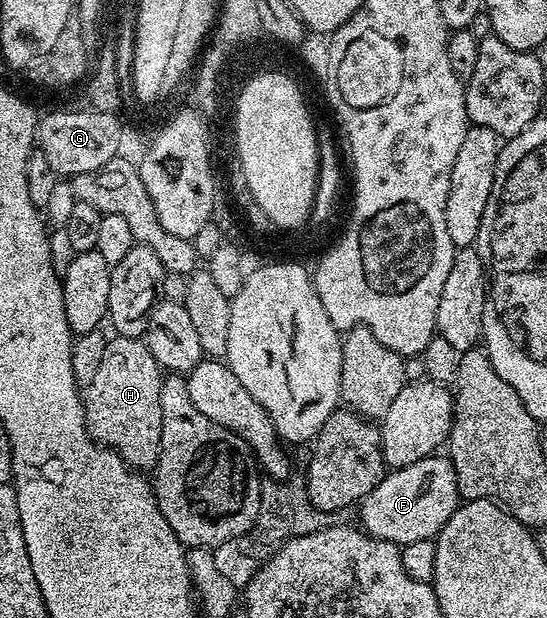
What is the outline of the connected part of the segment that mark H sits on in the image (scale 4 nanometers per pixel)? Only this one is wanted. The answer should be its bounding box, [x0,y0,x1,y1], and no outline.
[84,337,162,468]

